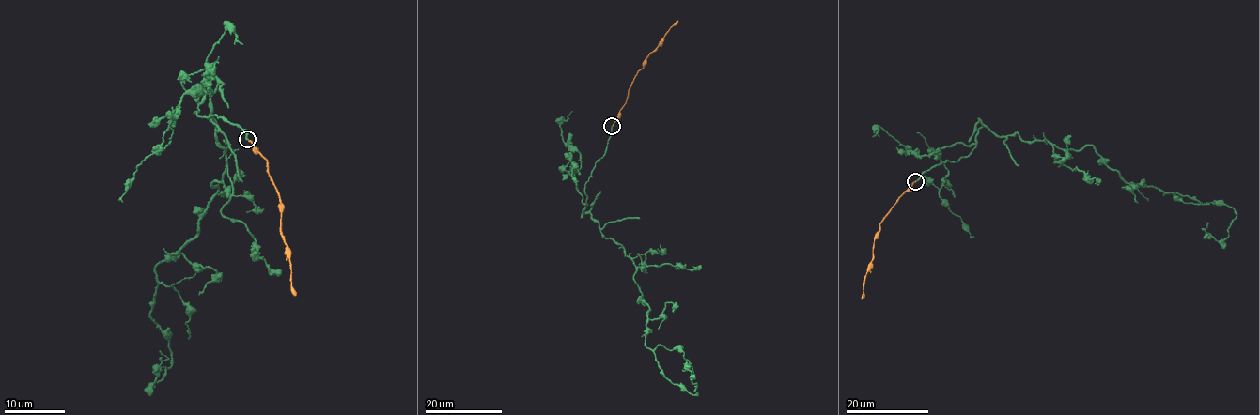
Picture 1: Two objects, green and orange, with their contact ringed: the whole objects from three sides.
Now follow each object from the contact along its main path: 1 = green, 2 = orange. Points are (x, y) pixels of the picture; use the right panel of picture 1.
1: (915, 181), (966, 157), (980, 121), (1027, 142), (1094, 146), (1127, 183), (1236, 214), (1219, 241), (1205, 222)
2: (915, 180), (880, 224), (862, 298)

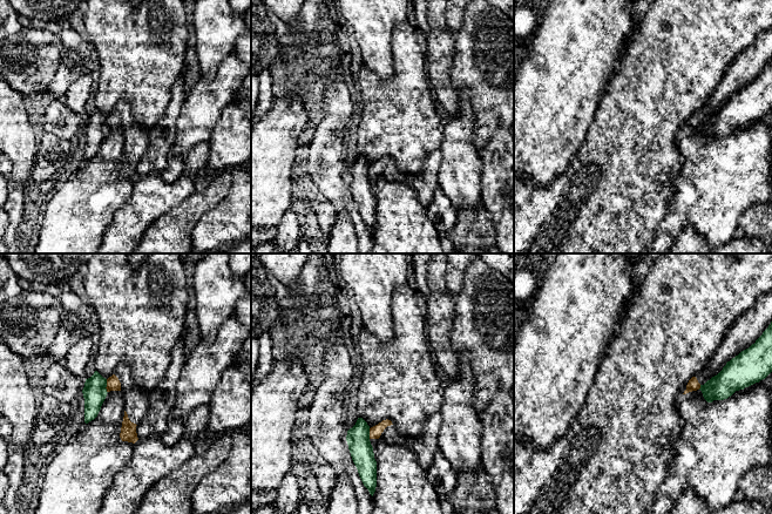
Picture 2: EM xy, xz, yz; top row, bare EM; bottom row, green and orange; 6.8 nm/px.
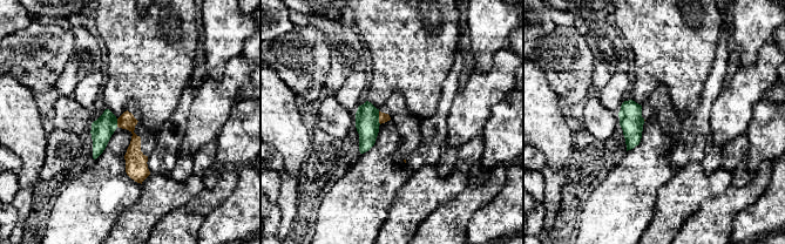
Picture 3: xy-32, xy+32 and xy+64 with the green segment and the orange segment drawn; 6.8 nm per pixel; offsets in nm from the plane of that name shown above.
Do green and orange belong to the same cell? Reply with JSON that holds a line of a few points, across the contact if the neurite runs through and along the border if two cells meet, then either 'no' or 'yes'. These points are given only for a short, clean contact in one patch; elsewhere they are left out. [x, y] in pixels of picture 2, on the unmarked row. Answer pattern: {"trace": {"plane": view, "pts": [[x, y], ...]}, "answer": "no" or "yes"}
{"answer": "no"}

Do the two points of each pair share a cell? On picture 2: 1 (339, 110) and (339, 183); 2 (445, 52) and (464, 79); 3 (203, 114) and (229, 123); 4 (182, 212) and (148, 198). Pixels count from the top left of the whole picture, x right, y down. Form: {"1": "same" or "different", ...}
{"1": "same", "2": "different", "3": "different", "4": "different"}

